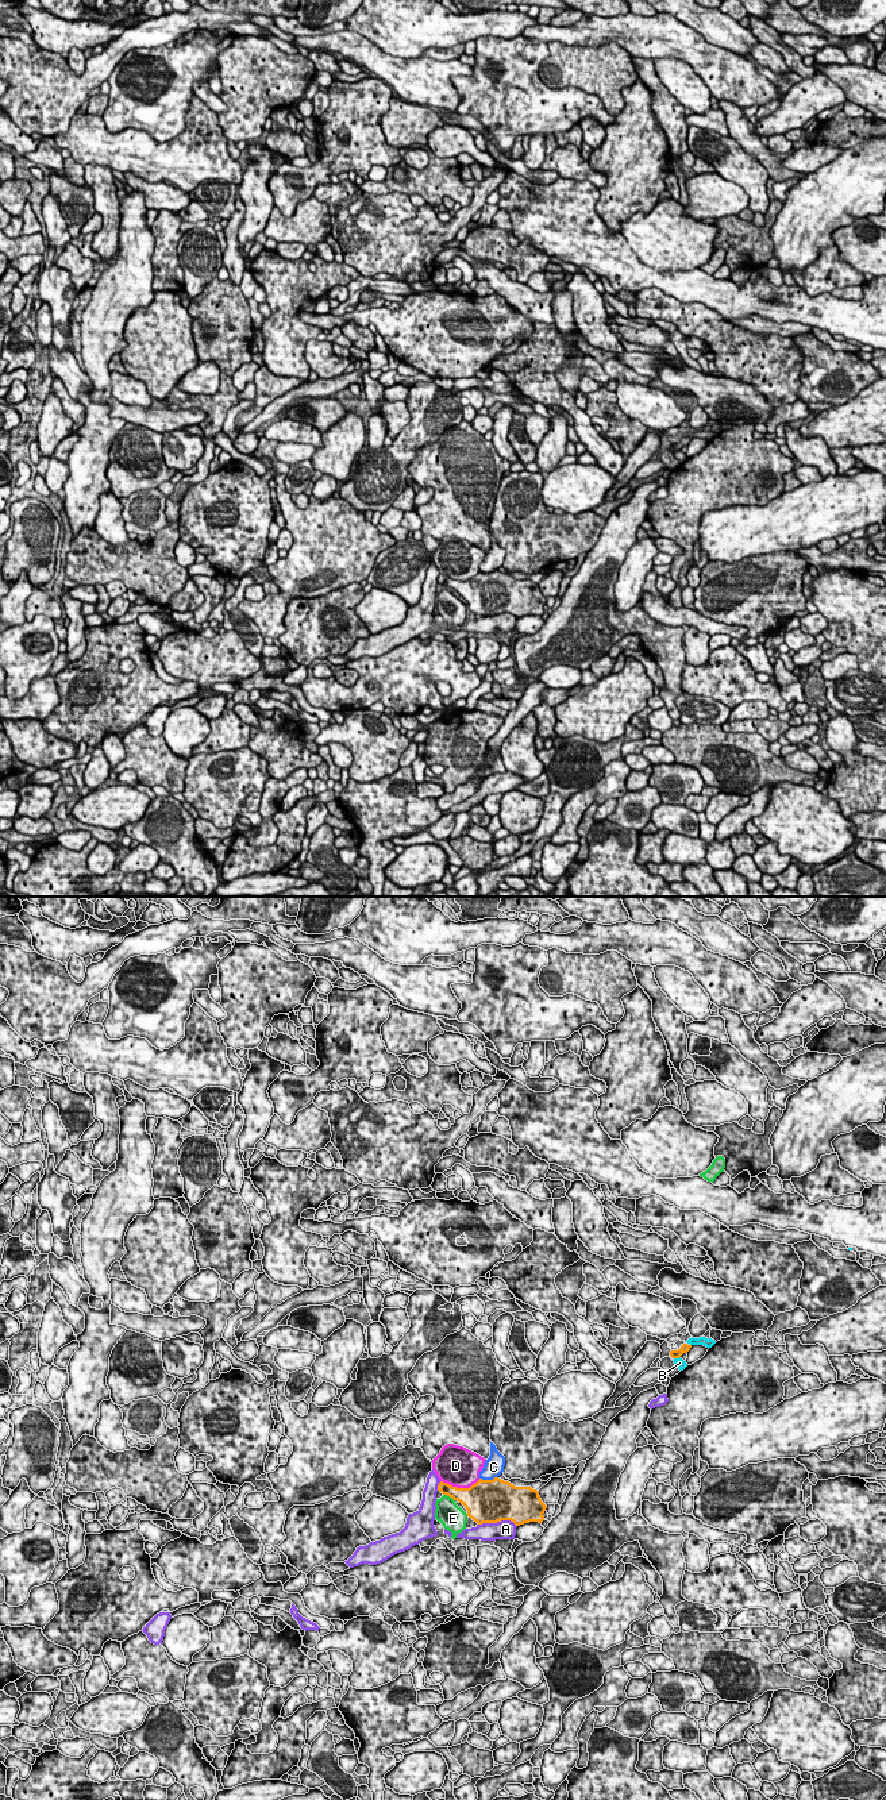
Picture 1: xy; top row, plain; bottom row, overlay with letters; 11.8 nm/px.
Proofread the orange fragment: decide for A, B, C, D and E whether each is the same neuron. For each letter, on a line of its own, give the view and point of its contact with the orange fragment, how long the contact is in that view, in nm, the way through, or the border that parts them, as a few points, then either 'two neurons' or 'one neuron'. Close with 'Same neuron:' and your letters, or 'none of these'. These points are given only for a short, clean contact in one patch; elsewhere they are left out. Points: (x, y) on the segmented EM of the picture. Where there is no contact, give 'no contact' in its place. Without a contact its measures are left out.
A: xy (497, 1521) | 460 nm | two neurons
B: xy (677, 1357) | 90 nm | along xy (680, 1356), (674, 1359) | two neurons
C: xy (488, 1480) | 220 nm | two neurons
D: xy (459, 1488) | 480 nm | two neurons
E: xy (449, 1495) | 170 nm | two neurons
Same neuron: none of these

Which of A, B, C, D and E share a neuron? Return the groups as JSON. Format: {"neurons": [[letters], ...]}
{"neurons": [["A", "B"], ["C"], ["D"], ["E"]]}

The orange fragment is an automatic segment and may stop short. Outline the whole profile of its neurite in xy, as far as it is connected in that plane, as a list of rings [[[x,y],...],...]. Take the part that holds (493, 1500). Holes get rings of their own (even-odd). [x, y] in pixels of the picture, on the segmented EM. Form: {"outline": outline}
{"outline": [[[498,1477],[479,1479],[470,1488],[457,1488],[440,1481],[438,1491],[458,1500],[467,1510],[467,1516],[478,1525],[511,1520],[516,1526],[544,1520],[547,1506],[539,1492],[531,1487],[515,1487]]]}

